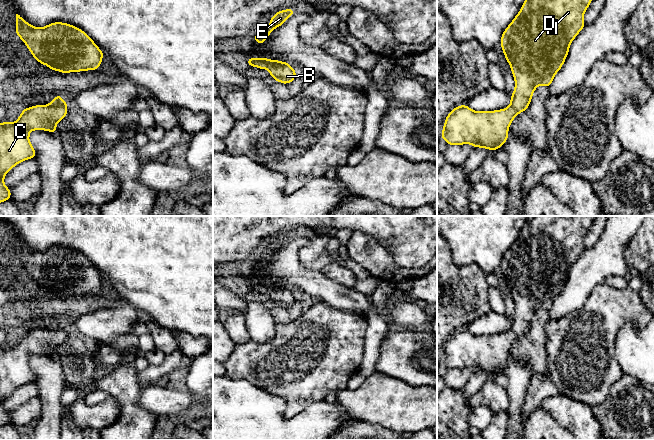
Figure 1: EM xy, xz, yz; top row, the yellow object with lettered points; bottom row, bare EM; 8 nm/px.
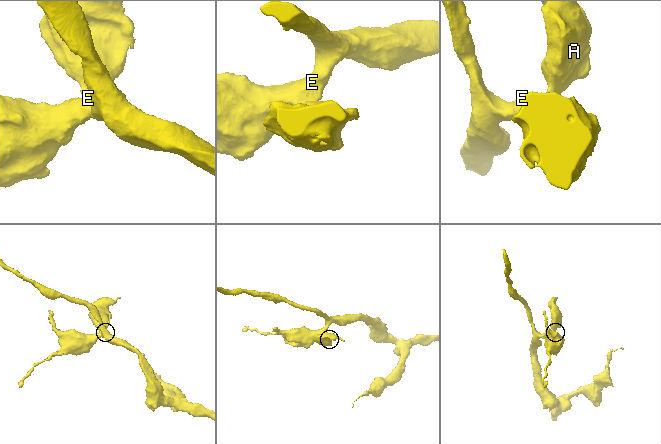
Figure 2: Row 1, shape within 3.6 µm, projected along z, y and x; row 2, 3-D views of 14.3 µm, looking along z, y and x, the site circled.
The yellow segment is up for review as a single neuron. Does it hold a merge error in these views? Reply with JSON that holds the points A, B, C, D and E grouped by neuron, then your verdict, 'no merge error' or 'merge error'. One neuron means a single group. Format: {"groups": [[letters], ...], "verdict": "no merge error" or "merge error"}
{"groups": [["A", "B", "C", "D", "E"]], "verdict": "no merge error"}

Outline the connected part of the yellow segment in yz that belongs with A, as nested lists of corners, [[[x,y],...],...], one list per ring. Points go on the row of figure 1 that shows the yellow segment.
[[[525,0],[500,40],[515,79],[510,105],[505,109],[488,112],[473,111],[467,105],[457,106],[446,117],[441,138],[448,145],[471,144],[488,150],[499,149],[509,138],[508,130],[513,119],[528,109],[536,87],[543,85],[548,88],[561,69],[571,42],[585,26],[583,16],[591,1]]]

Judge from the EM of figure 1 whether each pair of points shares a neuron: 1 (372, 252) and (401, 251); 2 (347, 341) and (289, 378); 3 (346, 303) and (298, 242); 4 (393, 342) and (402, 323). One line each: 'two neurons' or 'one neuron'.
1: two neurons
2: one neuron
3: one neuron
4: two neurons

